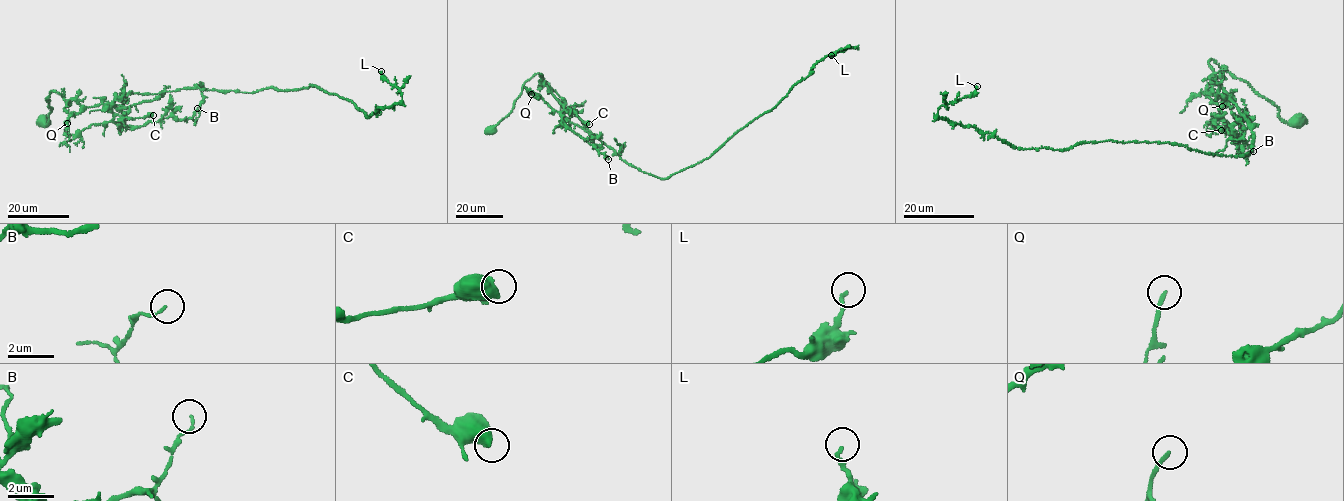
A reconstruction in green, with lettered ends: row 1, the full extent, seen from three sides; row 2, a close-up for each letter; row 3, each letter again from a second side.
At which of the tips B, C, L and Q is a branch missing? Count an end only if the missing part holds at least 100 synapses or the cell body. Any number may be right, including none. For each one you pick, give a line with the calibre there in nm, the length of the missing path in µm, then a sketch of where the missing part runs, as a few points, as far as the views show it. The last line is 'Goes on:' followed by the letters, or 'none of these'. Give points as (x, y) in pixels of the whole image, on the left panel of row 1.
Goes on: none of these

